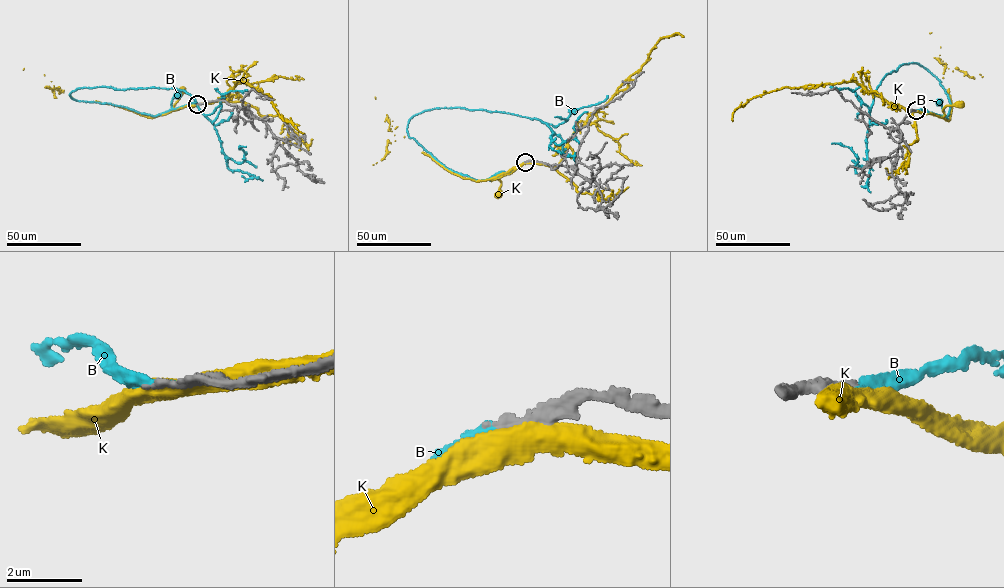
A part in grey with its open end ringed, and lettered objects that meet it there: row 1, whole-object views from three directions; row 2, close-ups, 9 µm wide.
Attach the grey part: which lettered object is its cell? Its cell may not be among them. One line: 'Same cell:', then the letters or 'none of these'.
Same cell: B

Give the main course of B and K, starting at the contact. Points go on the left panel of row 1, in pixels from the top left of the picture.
B: (197, 104), (191, 102), (173, 109), (171, 103), (177, 94)
K: (198, 104), (174, 109), (182, 91)

